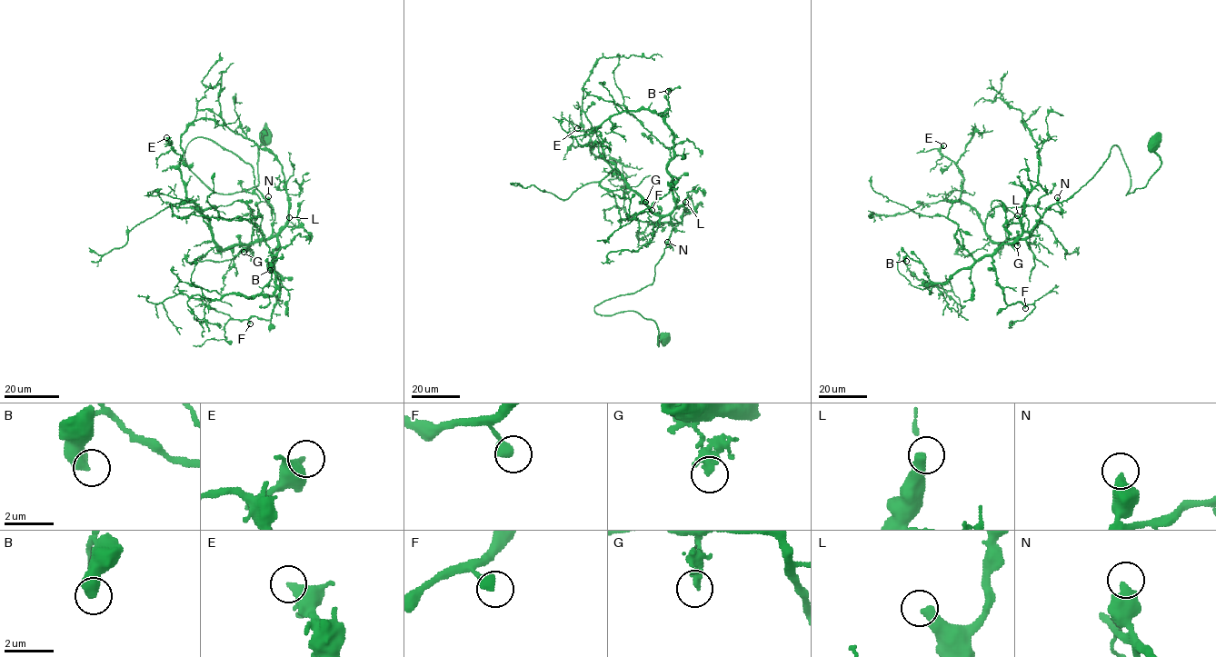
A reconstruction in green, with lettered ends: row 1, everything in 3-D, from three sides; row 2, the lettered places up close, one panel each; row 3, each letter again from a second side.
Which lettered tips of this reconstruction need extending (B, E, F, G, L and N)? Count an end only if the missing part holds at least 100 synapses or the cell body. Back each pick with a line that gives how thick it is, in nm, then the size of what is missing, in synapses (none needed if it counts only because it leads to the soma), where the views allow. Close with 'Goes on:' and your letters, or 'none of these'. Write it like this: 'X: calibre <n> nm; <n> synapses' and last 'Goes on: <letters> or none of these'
L: calibre 440 nm; 100 synapses
Goes on: L

